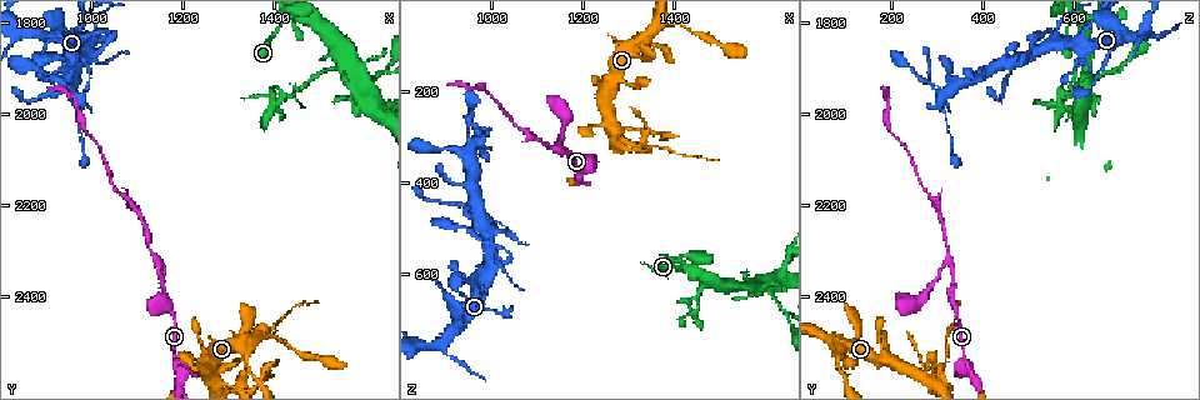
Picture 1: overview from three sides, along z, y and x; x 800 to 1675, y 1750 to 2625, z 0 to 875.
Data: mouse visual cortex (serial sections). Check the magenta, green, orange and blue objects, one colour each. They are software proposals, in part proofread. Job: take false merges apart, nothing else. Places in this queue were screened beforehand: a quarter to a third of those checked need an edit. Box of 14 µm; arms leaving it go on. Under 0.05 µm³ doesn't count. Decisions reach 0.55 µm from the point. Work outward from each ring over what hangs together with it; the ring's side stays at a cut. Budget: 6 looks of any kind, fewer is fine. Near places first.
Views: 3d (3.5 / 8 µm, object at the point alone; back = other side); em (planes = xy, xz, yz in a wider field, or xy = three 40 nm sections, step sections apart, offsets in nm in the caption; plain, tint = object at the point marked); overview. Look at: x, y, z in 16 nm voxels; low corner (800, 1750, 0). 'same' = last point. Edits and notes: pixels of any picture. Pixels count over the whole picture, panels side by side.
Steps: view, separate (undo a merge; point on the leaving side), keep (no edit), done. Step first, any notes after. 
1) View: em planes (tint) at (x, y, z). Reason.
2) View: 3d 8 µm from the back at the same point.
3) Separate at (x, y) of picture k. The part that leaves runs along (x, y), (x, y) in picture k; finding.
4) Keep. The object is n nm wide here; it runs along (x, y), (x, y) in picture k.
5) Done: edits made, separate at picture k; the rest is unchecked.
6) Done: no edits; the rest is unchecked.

View: 3d 8 µm at (1210, 2555, 370). Abrupt turn.

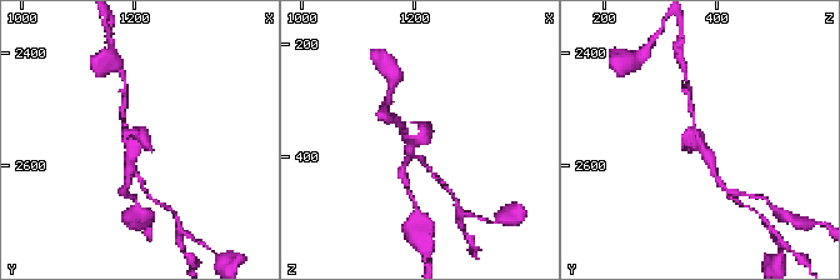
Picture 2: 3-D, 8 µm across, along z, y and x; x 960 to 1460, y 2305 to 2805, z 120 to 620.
View: 3d 3.5 µm at (1210, 2545, 370).

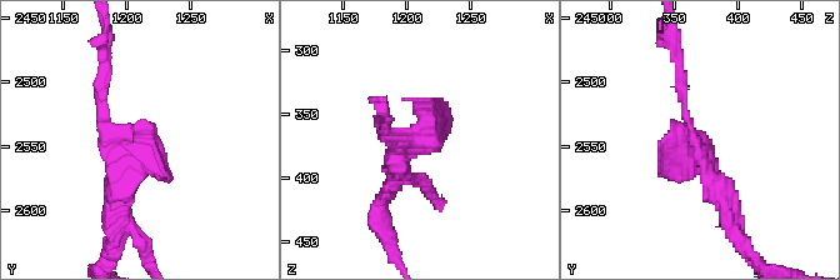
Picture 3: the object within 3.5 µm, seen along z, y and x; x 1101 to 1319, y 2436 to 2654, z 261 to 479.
View: em xy step 1 (tint) at (1210, 2550, 372).

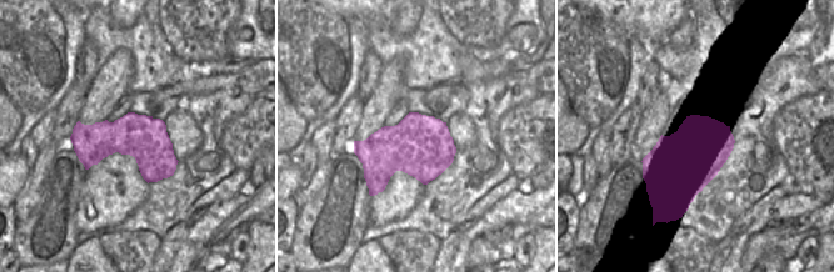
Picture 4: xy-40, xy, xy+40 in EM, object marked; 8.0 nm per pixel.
Separate at (436, 201) of picture 3. The object is 500 nm wide here; the part that leaves runs along (400, 160), (411, 180), (430, 180) in picture 3; a second cell is stuck on.

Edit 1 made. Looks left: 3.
View: overview. See it whole again.

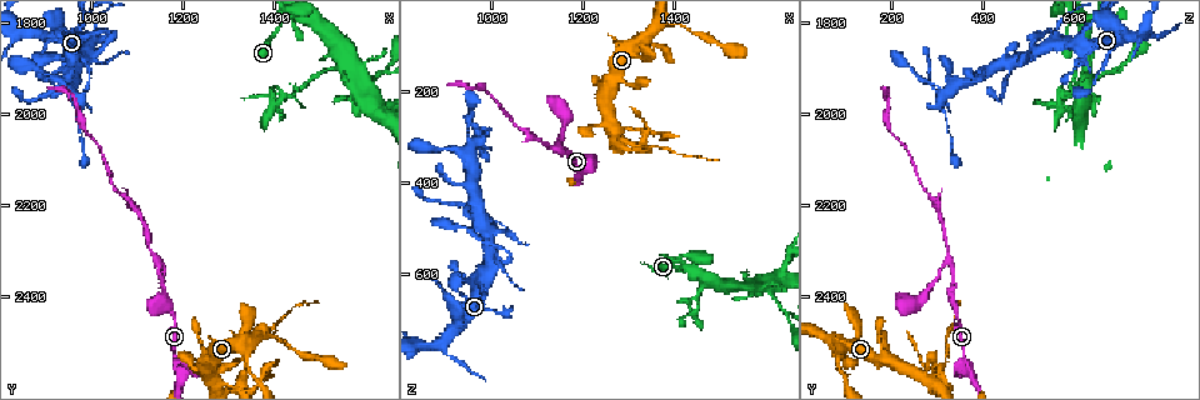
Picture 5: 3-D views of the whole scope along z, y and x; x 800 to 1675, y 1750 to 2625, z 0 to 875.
View: em xy step 5 (tint) at (960, 1910, 460). Three-way junction.

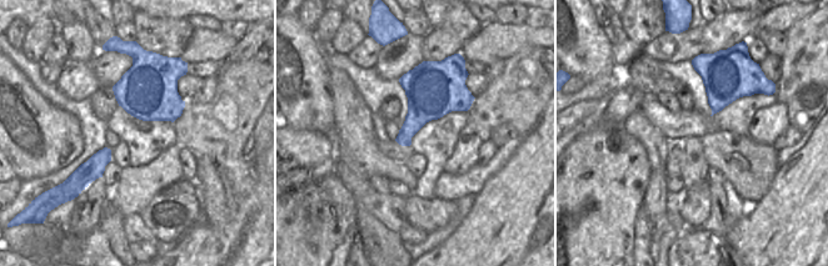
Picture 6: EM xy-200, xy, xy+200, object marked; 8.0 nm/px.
View: 3d 3.5 µm at the same point. Wider look.

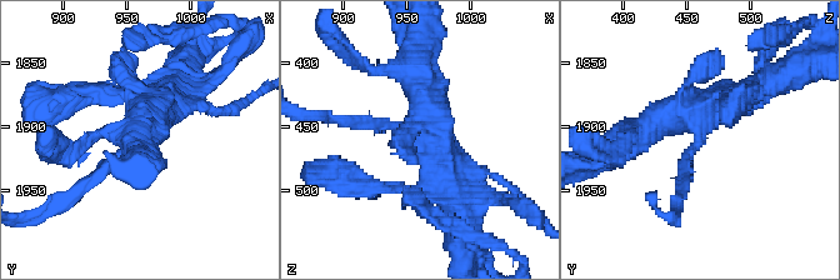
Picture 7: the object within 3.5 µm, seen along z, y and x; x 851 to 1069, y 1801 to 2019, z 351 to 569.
Keep. It runs along (168, 94), (136, 136), (75, 194) in picture 7; one cell here.

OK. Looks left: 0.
Done: edits made, separate at picture 3; the rest is unchecked.

